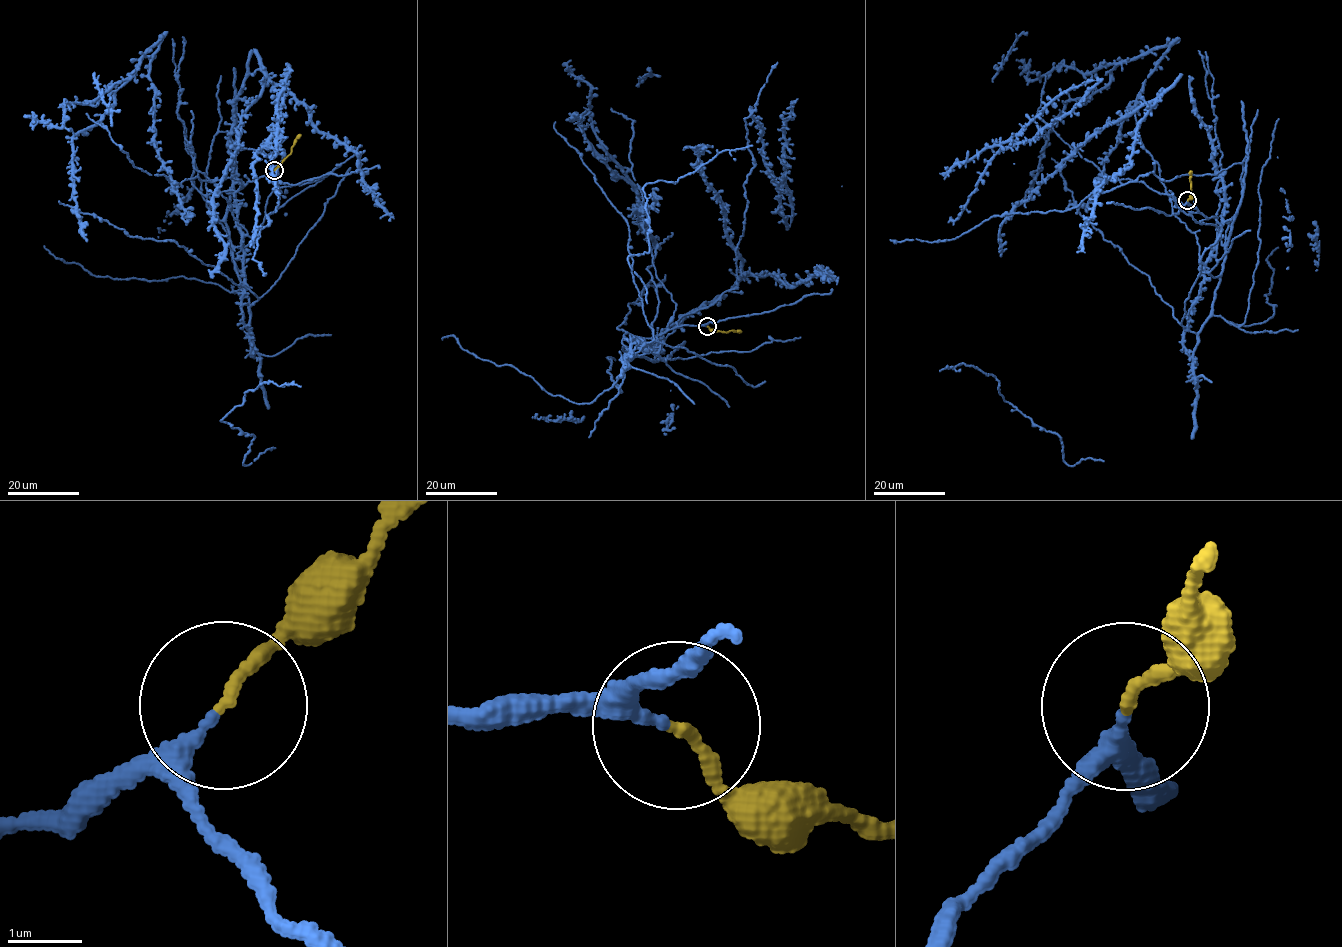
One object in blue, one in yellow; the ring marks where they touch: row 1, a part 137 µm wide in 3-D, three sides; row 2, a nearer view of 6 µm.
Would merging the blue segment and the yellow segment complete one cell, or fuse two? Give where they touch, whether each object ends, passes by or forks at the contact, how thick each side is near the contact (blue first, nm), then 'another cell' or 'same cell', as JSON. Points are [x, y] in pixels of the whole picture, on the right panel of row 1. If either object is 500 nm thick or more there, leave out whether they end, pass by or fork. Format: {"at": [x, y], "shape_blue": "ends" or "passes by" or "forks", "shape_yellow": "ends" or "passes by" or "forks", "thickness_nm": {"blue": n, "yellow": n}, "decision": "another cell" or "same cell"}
{"at": [1187, 200], "shape_blue": "passes by", "shape_yellow": "ends", "thickness_nm": {"blue": 180, "yellow": 140}, "decision": "same cell"}

